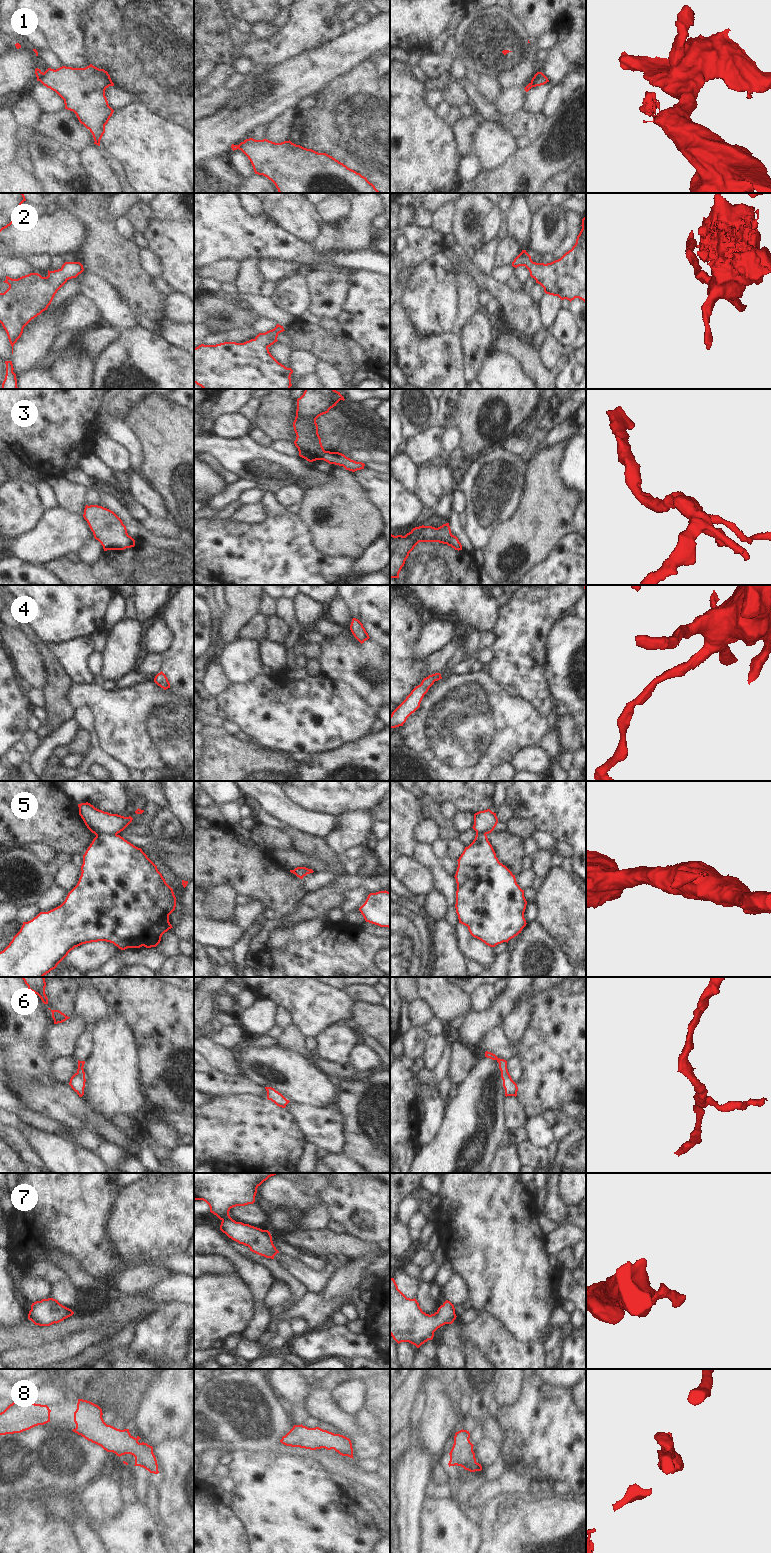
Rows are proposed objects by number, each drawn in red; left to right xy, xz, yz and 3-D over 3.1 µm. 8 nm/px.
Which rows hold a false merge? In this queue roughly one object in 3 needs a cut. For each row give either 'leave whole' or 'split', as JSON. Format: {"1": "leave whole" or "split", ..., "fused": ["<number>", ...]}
{"1": "split", "2": "leave whole", "3": "leave whole", "4": "leave whole", "5": "split", "6": "leave whole", "7": "leave whole", "8": "leave whole", "fused": ["1", "5"]}

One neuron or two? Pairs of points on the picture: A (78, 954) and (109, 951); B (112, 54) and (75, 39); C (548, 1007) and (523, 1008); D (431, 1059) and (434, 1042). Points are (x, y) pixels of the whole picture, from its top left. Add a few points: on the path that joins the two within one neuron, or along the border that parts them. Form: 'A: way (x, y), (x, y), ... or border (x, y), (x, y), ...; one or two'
A: way (86, 954), (101, 952); one
B: border (83, 25), (84, 44), (90, 63); two
C: border (543, 987), (532, 994), (531, 1014), (524, 1030); two
D: way (433, 1055), (434, 1046); one

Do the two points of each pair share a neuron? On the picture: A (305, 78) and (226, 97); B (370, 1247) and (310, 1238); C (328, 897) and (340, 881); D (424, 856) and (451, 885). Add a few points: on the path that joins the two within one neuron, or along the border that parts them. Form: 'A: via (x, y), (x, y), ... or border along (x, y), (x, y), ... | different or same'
A: border along (236, 89), (232, 99), (217, 112) | different
B: via (355, 1247), (347, 1244), (325, 1242) | same
C: border along (328, 885), (339, 892), (346, 892) | different
D: via (431, 863), (444, 878) | same

